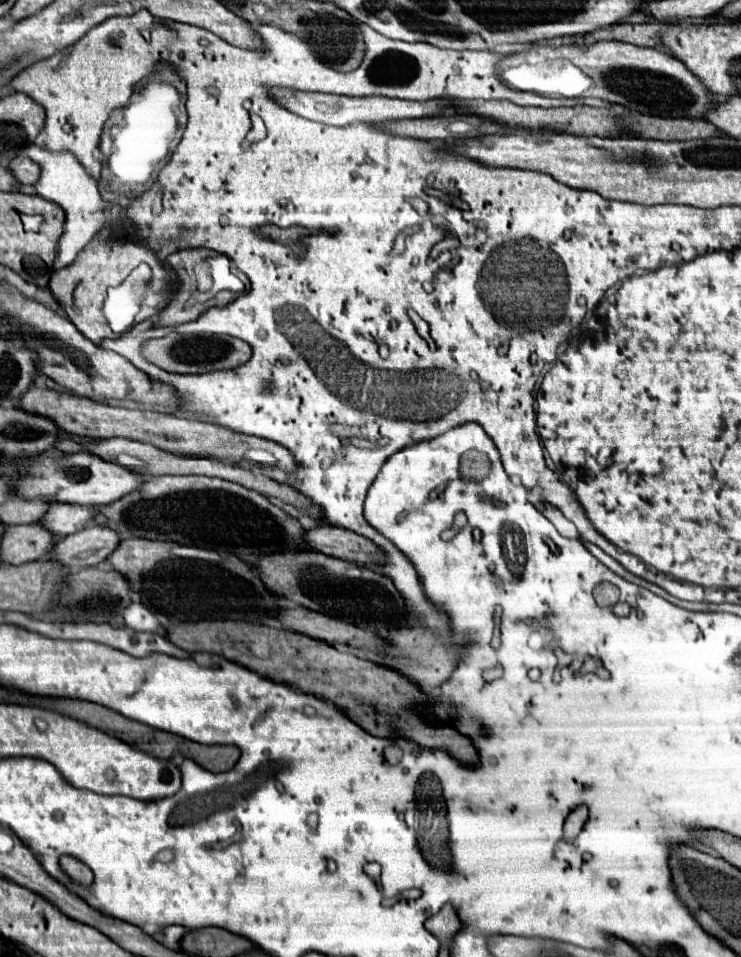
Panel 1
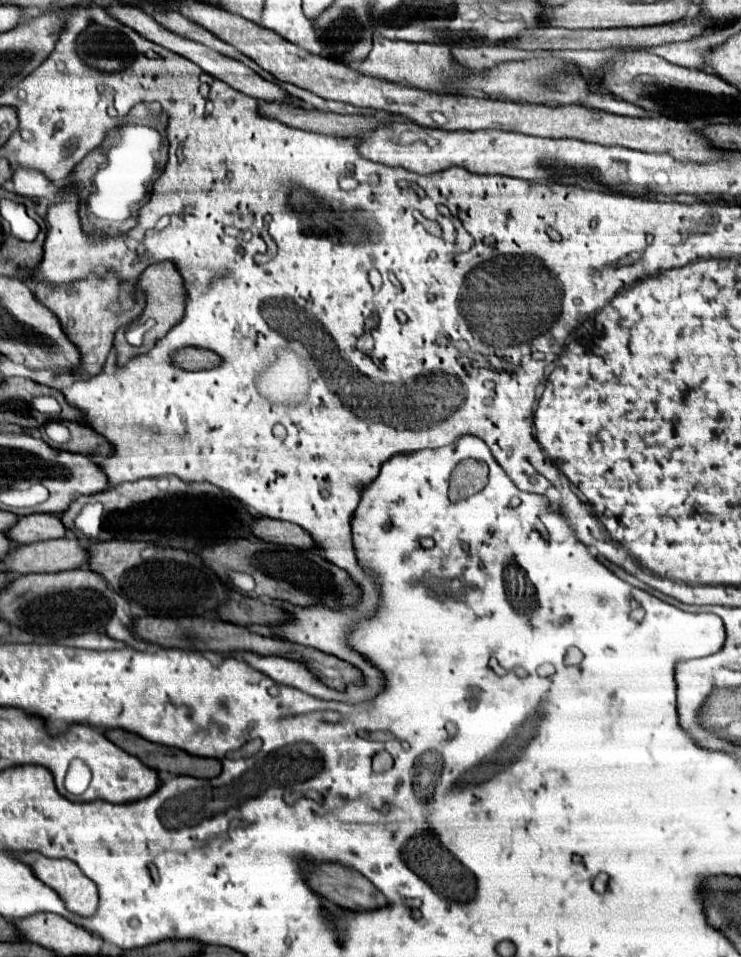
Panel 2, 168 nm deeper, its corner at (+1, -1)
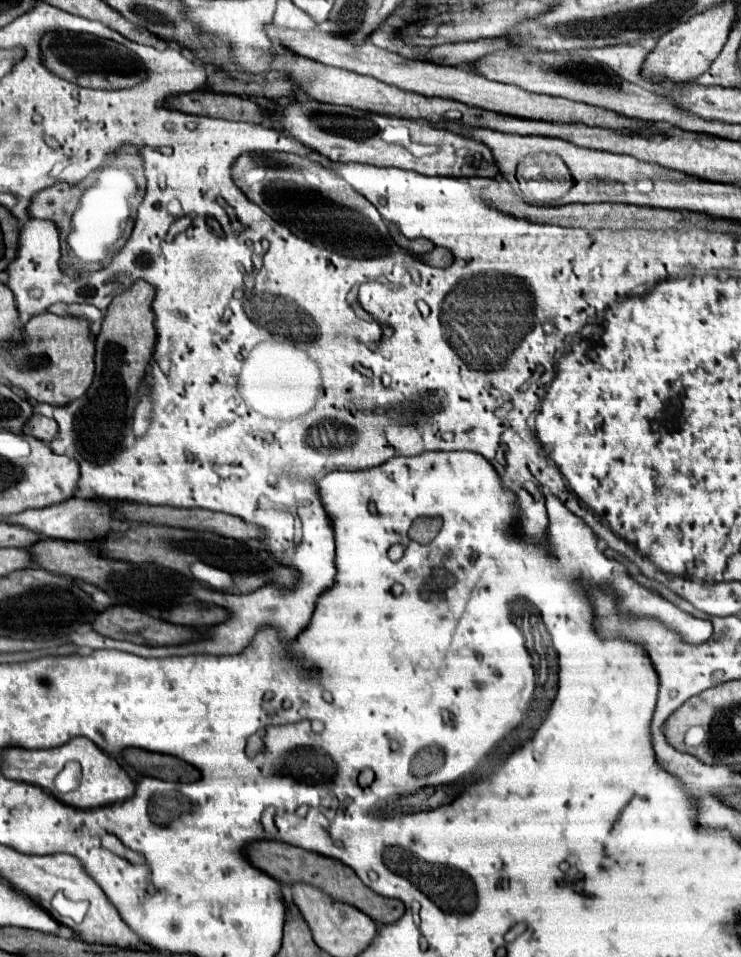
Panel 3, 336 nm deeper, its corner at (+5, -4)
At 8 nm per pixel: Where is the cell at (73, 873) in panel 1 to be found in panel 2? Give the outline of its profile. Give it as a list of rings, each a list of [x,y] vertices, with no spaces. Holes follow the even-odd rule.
[[[38,853],[24,855],[24,861],[32,867],[34,875],[48,887],[60,893],[66,907],[78,915],[94,915],[98,907],[98,891],[74,861],[48,859]]]

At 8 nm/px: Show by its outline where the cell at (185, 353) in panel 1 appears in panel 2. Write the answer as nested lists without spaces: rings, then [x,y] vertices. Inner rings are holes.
[[[184,347],[172,355],[172,363],[186,371],[200,371],[200,369],[212,369],[212,367],[220,365],[222,357],[210,349]]]

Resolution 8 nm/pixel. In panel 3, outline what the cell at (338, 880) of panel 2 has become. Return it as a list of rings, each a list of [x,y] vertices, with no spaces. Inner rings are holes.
[[[276,840],[250,842],[248,848],[242,850],[242,854],[252,862],[254,868],[262,870],[264,874],[268,874],[268,876],[272,876],[280,882],[286,882],[286,884],[294,884],[294,882],[300,882],[300,880],[308,882],[308,884],[314,884],[320,890],[324,890],[328,896],[356,906],[360,912],[368,914],[376,924],[392,924],[392,922],[400,920],[402,914],[406,912],[406,906],[404,906],[402,900],[394,900],[394,898],[386,898],[386,896],[376,894],[354,874],[352,868],[344,866],[338,860],[332,860],[332,858],[328,860],[320,854],[290,846],[290,844],[284,844],[284,842],[276,842]]]

